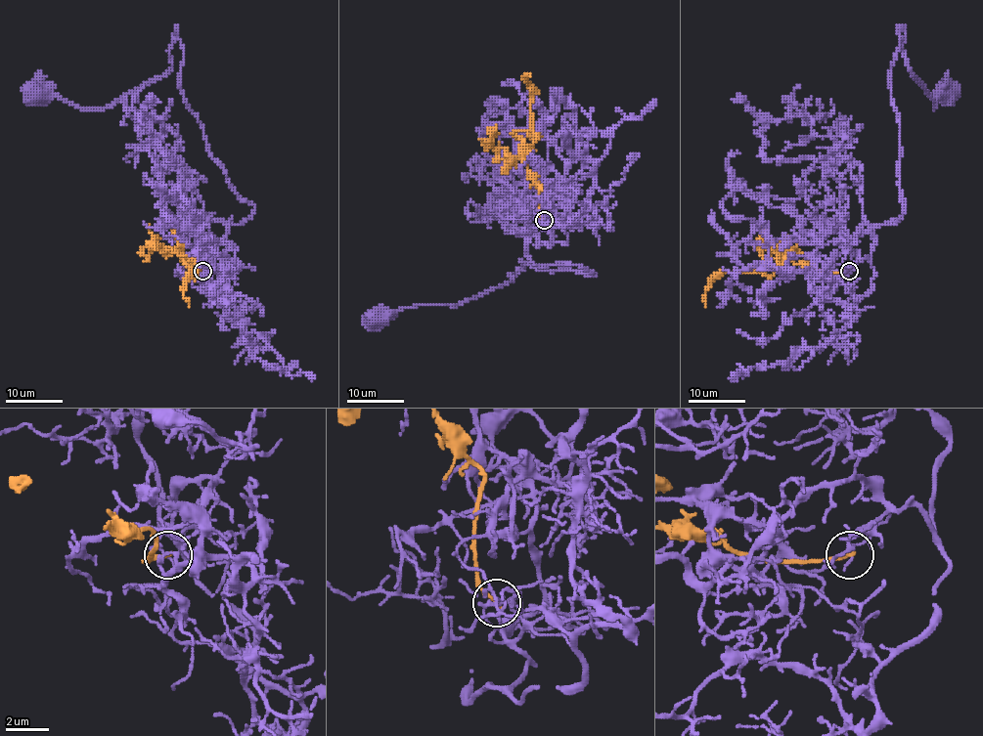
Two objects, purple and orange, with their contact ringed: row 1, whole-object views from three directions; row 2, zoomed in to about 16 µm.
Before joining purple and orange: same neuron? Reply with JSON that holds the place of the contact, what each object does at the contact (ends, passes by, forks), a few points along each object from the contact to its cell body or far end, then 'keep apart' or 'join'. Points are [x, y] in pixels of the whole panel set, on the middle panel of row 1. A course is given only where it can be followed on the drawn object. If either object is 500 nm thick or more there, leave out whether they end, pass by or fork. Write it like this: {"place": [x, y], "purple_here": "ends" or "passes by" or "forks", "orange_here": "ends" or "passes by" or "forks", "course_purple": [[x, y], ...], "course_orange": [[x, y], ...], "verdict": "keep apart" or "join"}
{"place": [544, 220], "purple_here": "ends", "orange_here": "ends", "course_purple": [[544, 220], [553, 236], [532, 237], [528, 257], [595, 274], [521, 261], [459, 305], [377, 317]], "course_orange": [[544, 220], [540, 215], [541, 186], [524, 162], [534, 134], [531, 91], [524, 75], [531, 77]], "verdict": "keep apart"}

